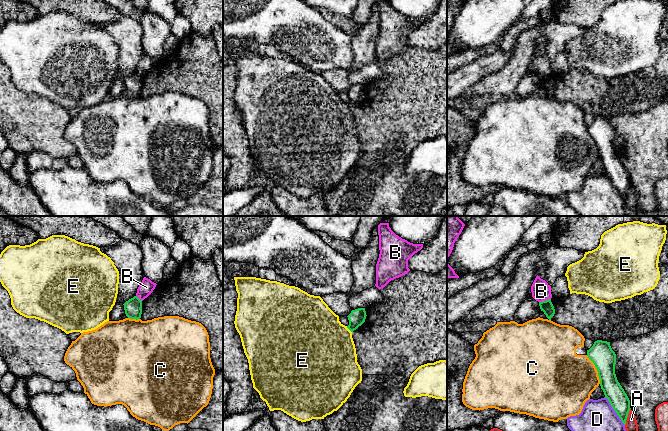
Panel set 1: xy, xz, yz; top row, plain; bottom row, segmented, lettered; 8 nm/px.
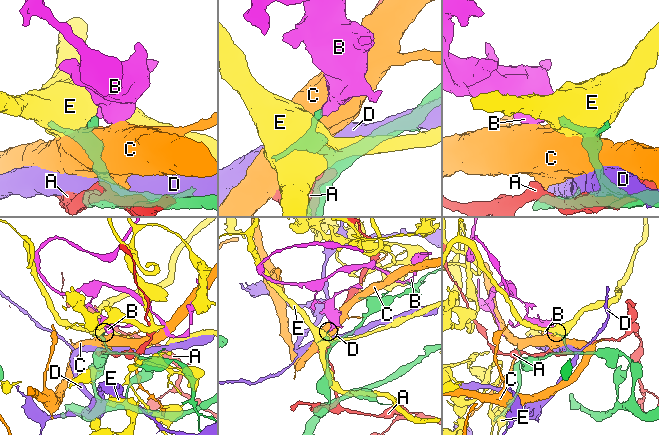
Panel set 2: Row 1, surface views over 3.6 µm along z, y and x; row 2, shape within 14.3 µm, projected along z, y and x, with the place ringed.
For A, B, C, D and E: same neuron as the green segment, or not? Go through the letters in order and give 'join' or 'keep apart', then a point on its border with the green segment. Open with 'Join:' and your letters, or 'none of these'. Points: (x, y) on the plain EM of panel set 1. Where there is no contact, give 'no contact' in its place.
Join: none of these
A: keep apart; meets green in yz at (627, 192)
B: keep apart; meets green in yz at (544, 77)
C: keep apart; meets green in yz at (596, 144)
D: keep apart; meets green in yz at (614, 186)
E: keep apart; meets green in xz at (348, 104)

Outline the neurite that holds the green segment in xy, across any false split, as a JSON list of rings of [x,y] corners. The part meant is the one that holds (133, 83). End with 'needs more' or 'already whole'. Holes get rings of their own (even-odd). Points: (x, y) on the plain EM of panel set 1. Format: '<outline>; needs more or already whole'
[[[137,72],[126,77],[124,80],[125,90],[130,95],[140,95],[142,90],[142,76]]]; already whole

